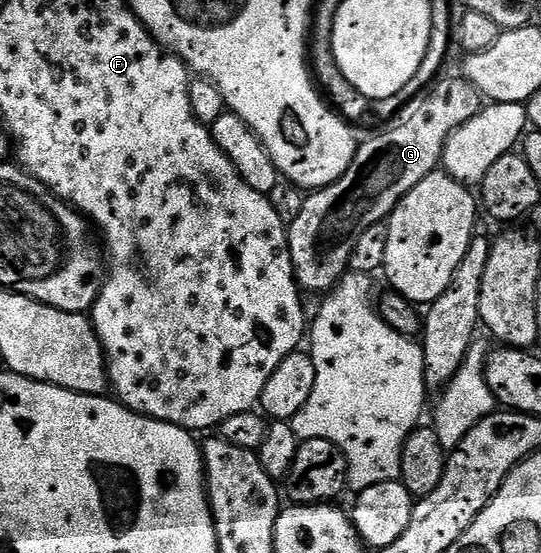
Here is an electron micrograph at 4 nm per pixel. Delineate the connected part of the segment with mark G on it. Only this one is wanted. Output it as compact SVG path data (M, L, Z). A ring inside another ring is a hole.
M445 77L439 78L417 100L416 106L409 112L411 115L399 127L394 127L391 131L384 132L383 135L374 135L367 143L359 142L358 151L354 154L350 168L332 185L307 194L310 196L303 201L302 208L299 209L298 216L294 219L294 224L291 222L288 227L290 260L294 266L294 278L298 280L299 288L303 292L329 293L334 290L339 279L346 274L349 268L352 249L356 245L360 233L364 233L364 229L368 229L372 225L383 222L393 211L394 206L410 190L416 185L420 185L420 181L424 181L424 177L439 170L445 143L450 135L456 133L465 122L476 117L483 106L482 96L468 80L455 77L449 83Z

